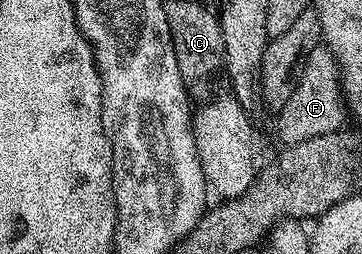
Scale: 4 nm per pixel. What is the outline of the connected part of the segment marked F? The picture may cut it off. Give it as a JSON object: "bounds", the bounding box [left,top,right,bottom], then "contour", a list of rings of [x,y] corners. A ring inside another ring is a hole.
{"bounds":[275,44,346,144],"contour":[[[318,44],[309,54],[305,54],[296,80],[290,92],[290,100],[275,115],[276,130],[281,143],[291,144],[312,140],[323,134],[334,134],[341,129],[346,118],[346,103],[340,85],[340,67],[327,46]]]}

